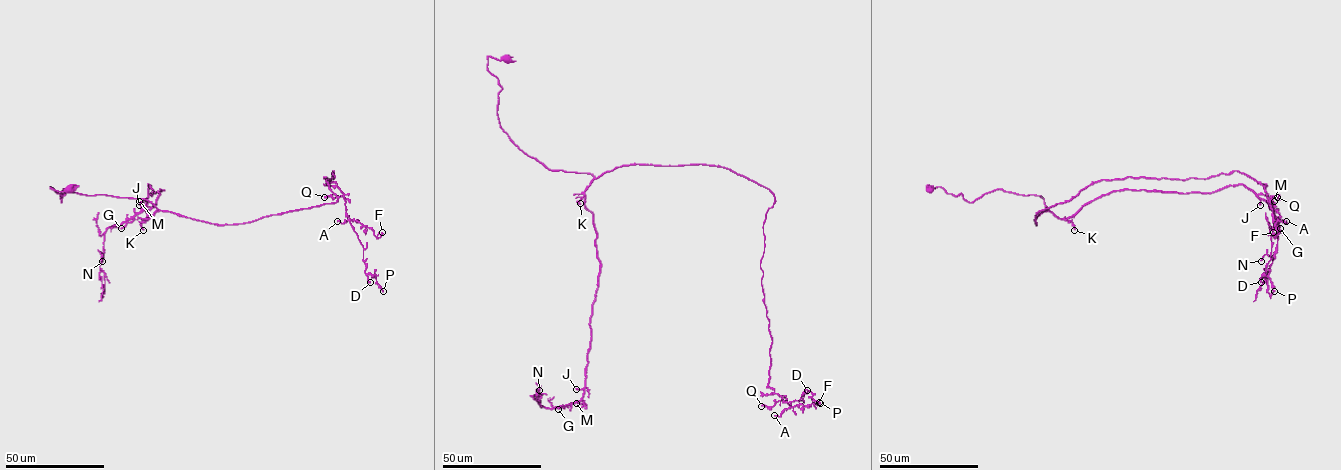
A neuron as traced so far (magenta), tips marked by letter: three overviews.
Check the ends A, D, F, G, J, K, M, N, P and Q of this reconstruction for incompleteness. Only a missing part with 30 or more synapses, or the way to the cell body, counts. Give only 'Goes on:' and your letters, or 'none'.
Goes on: none

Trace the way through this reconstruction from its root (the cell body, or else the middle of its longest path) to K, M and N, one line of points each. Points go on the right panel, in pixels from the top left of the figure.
K: (929, 189), (941, 186), (970, 202), (999, 189), (1038, 195), (1074, 230)
M: (929, 189), (970, 202), (999, 189), (1038, 195), (1063, 219), (1119, 190), (1244, 185), (1271, 210), (1274, 201)
N: (929, 189), (1038, 195), (1066, 219), (1113, 191), (1244, 185), (1279, 222), (1261, 261)

